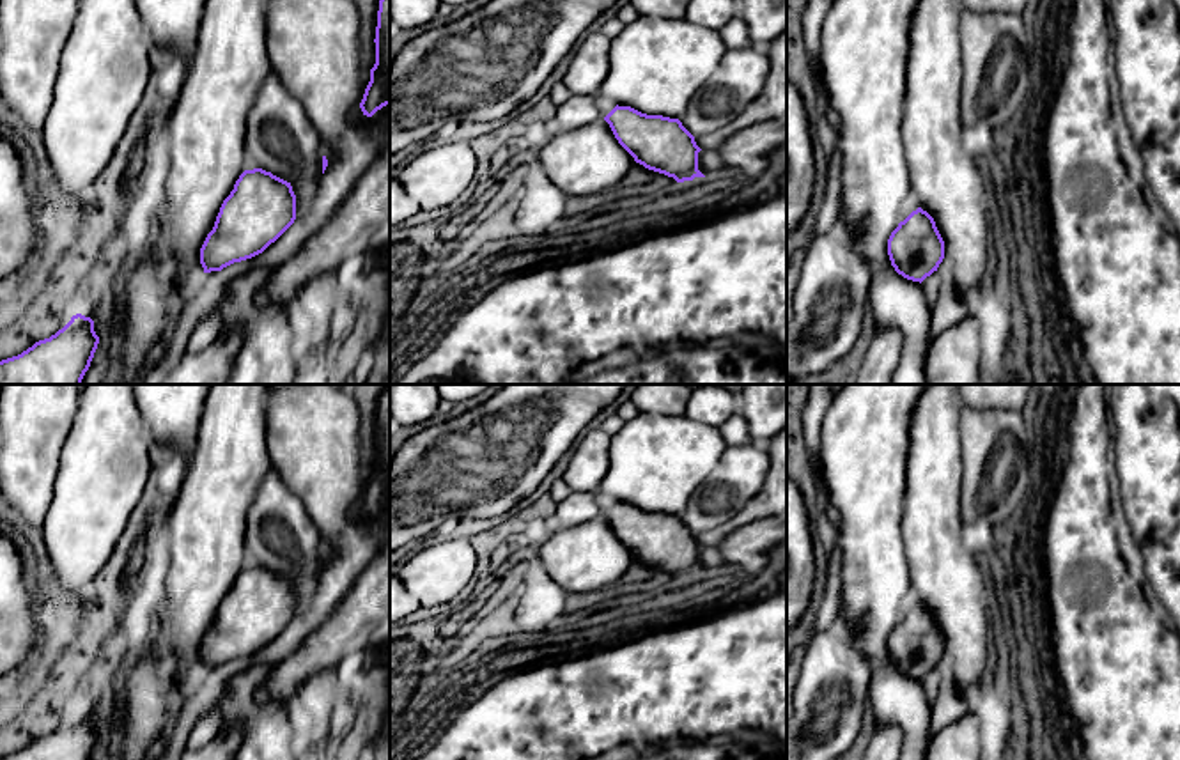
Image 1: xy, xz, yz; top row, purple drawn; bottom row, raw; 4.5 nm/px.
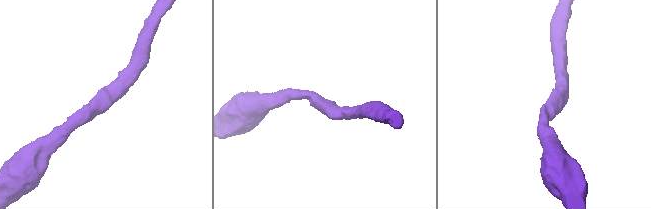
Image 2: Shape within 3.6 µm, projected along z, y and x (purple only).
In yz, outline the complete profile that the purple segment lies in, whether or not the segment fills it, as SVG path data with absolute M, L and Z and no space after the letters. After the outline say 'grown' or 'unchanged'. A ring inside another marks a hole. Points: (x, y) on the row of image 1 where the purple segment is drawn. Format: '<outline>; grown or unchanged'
M918 207L888 239L888 255L898 275L912 282L923 282L944 259L944 241L934 218Z; unchanged

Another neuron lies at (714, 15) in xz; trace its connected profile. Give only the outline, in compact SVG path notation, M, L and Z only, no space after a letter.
M689 0L684 18L696 27L719 32L735 16L739 0Z

